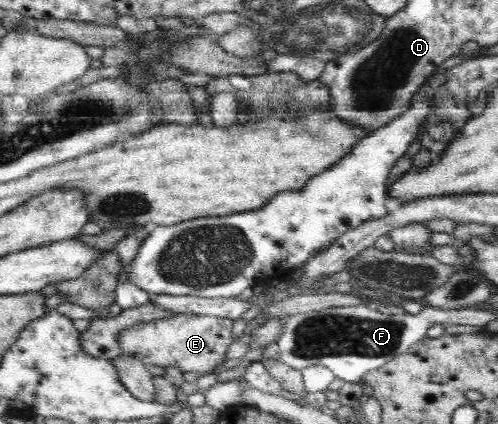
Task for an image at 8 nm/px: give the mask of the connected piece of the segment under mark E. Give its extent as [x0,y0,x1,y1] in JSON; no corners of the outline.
[116,313,233,375]

